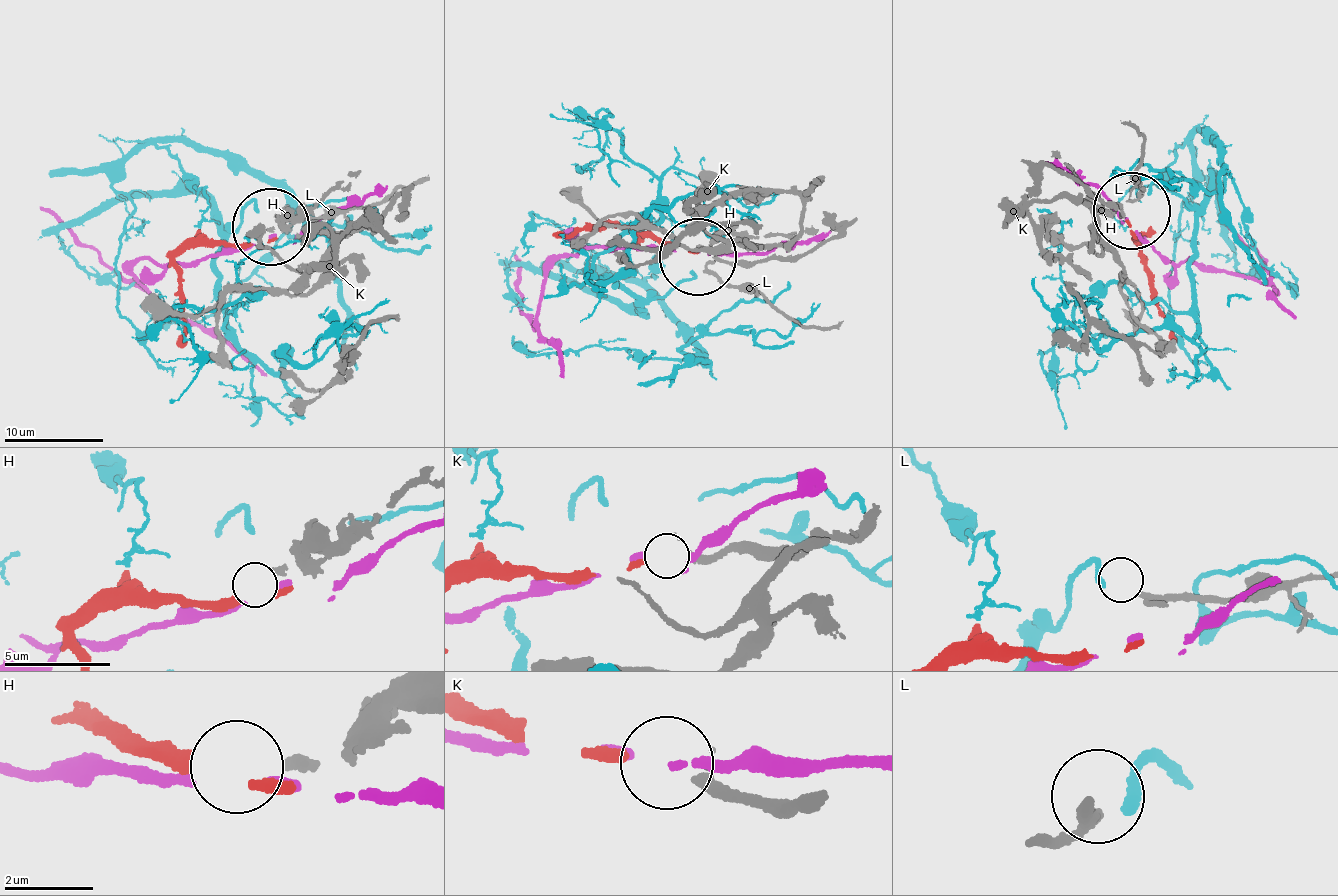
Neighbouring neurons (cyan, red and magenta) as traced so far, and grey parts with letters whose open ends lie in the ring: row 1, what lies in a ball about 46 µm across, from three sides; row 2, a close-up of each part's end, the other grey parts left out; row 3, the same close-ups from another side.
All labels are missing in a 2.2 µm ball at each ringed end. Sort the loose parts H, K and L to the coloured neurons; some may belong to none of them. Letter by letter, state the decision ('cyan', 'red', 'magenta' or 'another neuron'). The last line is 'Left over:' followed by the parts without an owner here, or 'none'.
H: another neuron
K: red
L: cyan
Left over: H

